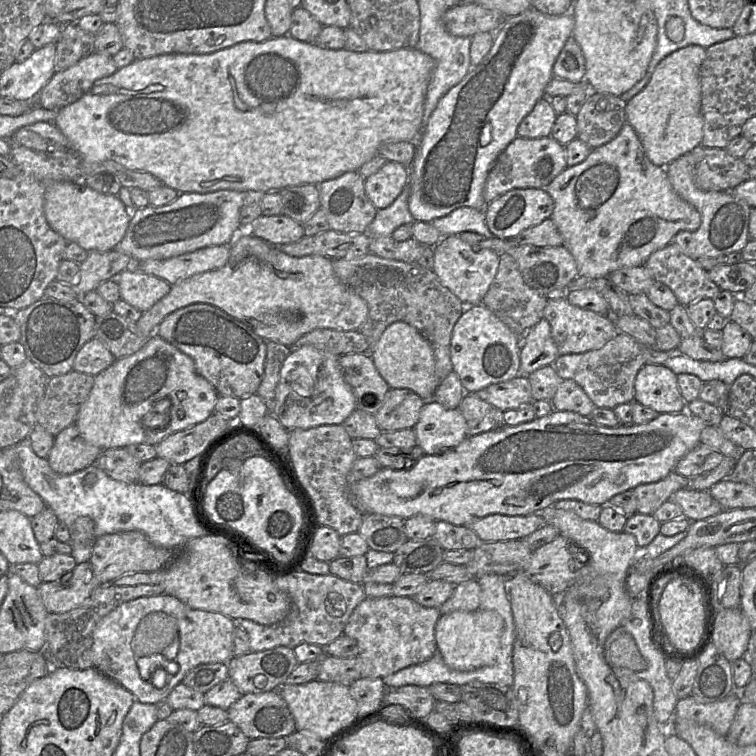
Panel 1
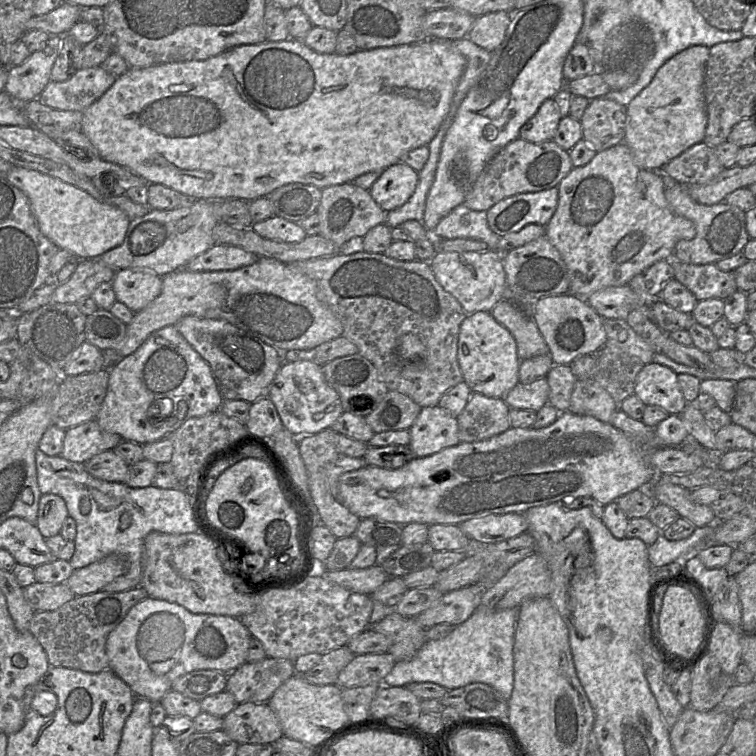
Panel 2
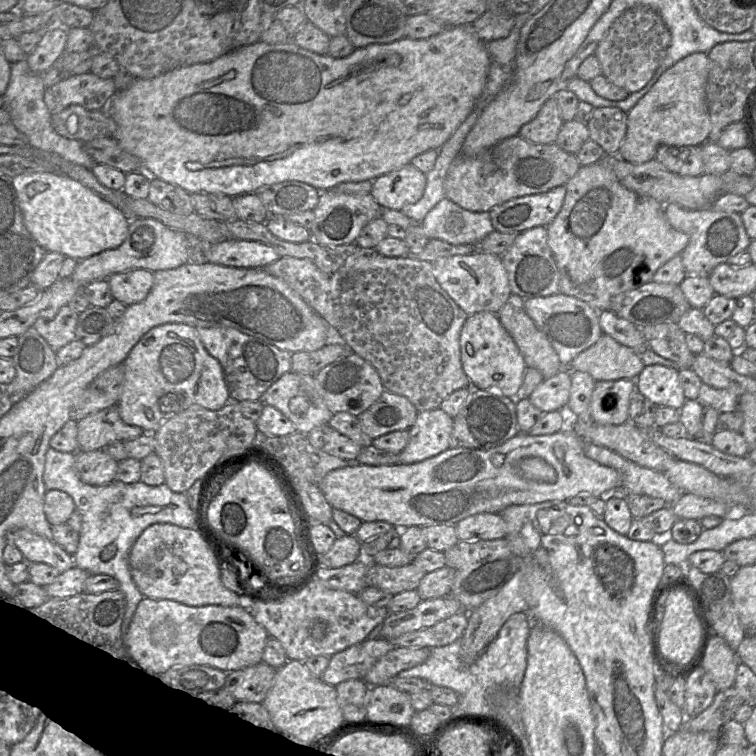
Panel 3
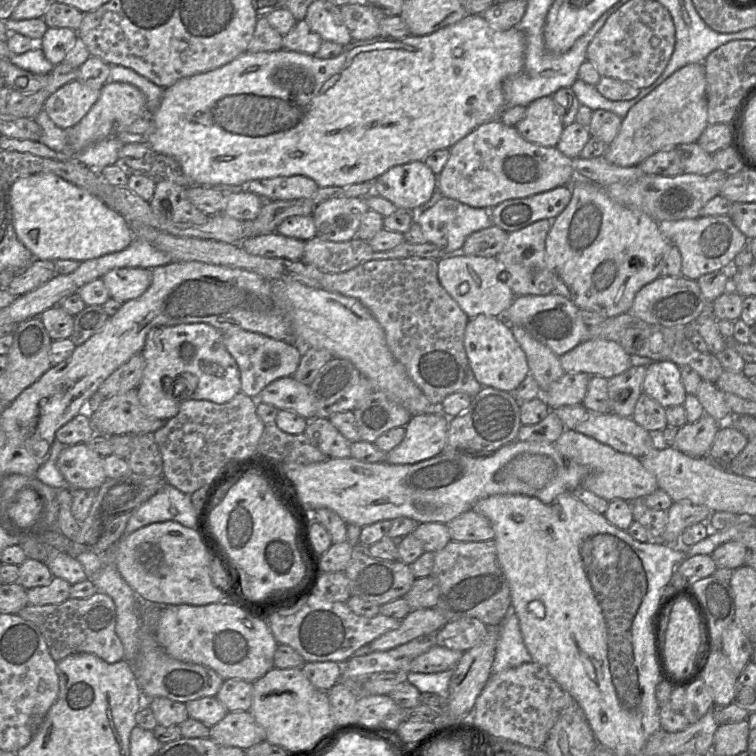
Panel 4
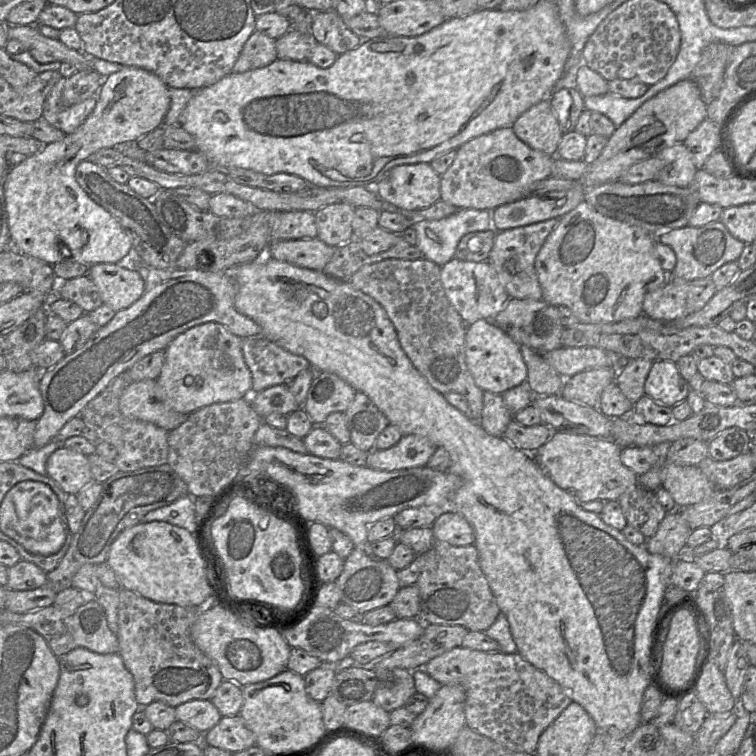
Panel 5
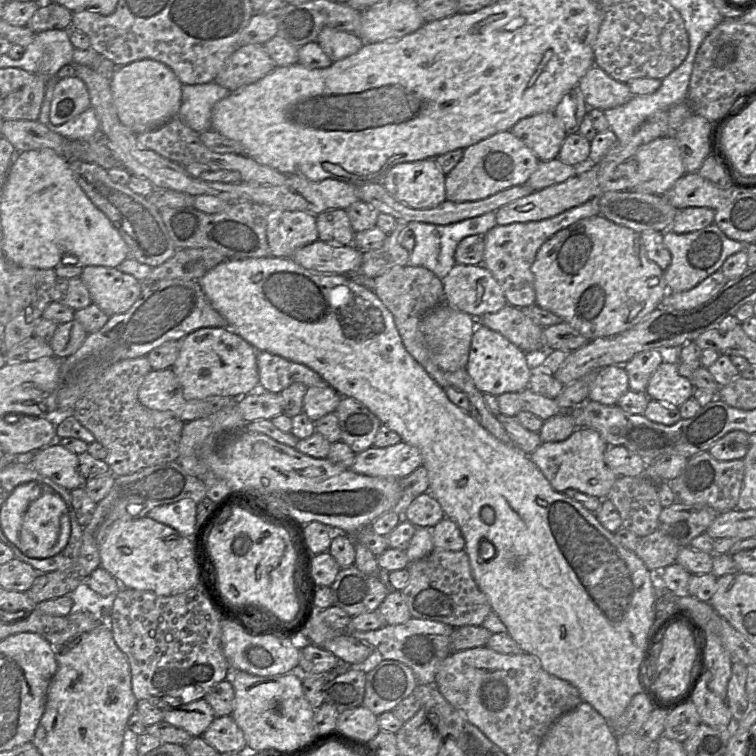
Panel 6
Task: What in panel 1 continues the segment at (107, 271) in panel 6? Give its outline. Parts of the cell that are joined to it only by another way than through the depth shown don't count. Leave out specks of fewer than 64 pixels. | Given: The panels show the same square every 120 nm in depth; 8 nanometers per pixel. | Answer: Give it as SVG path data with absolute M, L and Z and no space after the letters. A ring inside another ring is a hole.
M133 267L123 271L117 282L121 299L142 313L152 308L171 289L163 279L135 270Z

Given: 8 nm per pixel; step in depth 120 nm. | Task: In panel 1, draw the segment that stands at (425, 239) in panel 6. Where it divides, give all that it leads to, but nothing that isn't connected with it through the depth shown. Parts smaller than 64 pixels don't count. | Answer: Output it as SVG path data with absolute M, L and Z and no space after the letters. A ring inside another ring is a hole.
M459 207L448 215L430 222L442 236L457 235L462 232L476 232L485 237L495 237L485 222L485 211L471 207Z

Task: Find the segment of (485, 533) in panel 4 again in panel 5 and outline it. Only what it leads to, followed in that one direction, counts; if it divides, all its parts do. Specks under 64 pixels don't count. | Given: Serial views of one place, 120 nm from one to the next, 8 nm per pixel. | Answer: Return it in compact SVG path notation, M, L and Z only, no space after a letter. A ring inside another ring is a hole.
M446 509L432 525L436 543L451 546L474 545L473 528L463 515L453 509Z

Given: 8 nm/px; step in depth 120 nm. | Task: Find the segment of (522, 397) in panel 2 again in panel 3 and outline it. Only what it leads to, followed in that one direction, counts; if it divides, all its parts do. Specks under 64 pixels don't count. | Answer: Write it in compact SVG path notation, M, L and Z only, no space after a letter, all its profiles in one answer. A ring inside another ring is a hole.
M561 369L550 378L544 379L528 397L542 412L565 410L571 389L570 370Z

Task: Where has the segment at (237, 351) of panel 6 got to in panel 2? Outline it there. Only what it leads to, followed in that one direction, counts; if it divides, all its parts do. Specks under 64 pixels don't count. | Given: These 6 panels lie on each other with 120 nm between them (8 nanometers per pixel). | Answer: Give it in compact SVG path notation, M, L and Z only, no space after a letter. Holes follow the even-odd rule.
M168 325L154 331L135 352L109 368L107 392L95 420L102 429L120 435L124 441L144 445L165 438L190 418L219 411L223 402L209 364L175 325Z

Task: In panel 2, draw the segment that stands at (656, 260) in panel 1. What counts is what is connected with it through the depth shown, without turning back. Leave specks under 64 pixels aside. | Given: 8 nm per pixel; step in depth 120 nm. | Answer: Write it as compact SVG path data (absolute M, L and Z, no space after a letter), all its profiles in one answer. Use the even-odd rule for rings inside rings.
M674 253L673 257L671 257L670 259L670 262L674 270L673 278L681 282L684 286L686 286L694 294L698 301L711 298L725 299L738 290L733 271L722 271L716 266L715 263L688 264L675 259Z

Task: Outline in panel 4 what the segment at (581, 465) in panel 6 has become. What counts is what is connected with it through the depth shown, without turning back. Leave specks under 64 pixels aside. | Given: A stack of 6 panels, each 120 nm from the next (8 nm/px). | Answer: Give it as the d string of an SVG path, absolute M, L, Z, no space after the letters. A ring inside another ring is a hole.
M566 429L554 444L562 456L590 469L581 487L607 501L623 499L631 502L643 499L659 489L655 476L642 465L637 457L619 452L592 437Z

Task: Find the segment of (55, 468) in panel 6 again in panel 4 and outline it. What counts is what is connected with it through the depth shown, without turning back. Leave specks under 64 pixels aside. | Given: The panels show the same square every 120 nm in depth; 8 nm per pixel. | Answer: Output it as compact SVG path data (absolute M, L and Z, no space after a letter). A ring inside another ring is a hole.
M85 443L65 446L56 467L72 490L97 490L107 479L103 458Z

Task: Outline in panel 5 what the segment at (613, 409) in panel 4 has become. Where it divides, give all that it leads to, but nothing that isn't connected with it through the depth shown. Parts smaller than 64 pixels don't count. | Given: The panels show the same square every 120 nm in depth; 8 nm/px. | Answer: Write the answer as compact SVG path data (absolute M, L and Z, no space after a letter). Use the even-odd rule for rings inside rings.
M644 358L630 359L617 373L615 383L633 404L645 394L644 384L652 363Z

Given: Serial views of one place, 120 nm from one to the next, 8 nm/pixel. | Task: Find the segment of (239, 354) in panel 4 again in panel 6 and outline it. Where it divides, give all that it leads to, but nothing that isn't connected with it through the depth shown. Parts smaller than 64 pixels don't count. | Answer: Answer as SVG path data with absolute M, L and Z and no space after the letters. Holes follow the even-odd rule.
M267 351L257 352L257 368L259 373L259 384L268 392L280 393L295 382L303 383L306 387L324 387L329 385L316 371L308 366Z

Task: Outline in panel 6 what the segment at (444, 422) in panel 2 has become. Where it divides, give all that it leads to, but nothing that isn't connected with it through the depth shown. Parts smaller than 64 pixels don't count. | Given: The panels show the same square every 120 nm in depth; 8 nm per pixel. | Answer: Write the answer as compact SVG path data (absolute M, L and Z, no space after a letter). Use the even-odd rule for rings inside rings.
M400 441L388 447L372 446L357 453L350 469L368 476L403 478L421 465L420 450Z

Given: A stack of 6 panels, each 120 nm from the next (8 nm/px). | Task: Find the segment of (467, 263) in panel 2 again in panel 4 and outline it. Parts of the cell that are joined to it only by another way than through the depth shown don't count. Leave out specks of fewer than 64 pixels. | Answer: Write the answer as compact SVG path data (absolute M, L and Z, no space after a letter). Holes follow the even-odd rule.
M456 253L438 260L440 284L469 318L485 314L504 319L505 312L516 298L510 286L499 278L504 271L505 266L497 257L468 256Z

